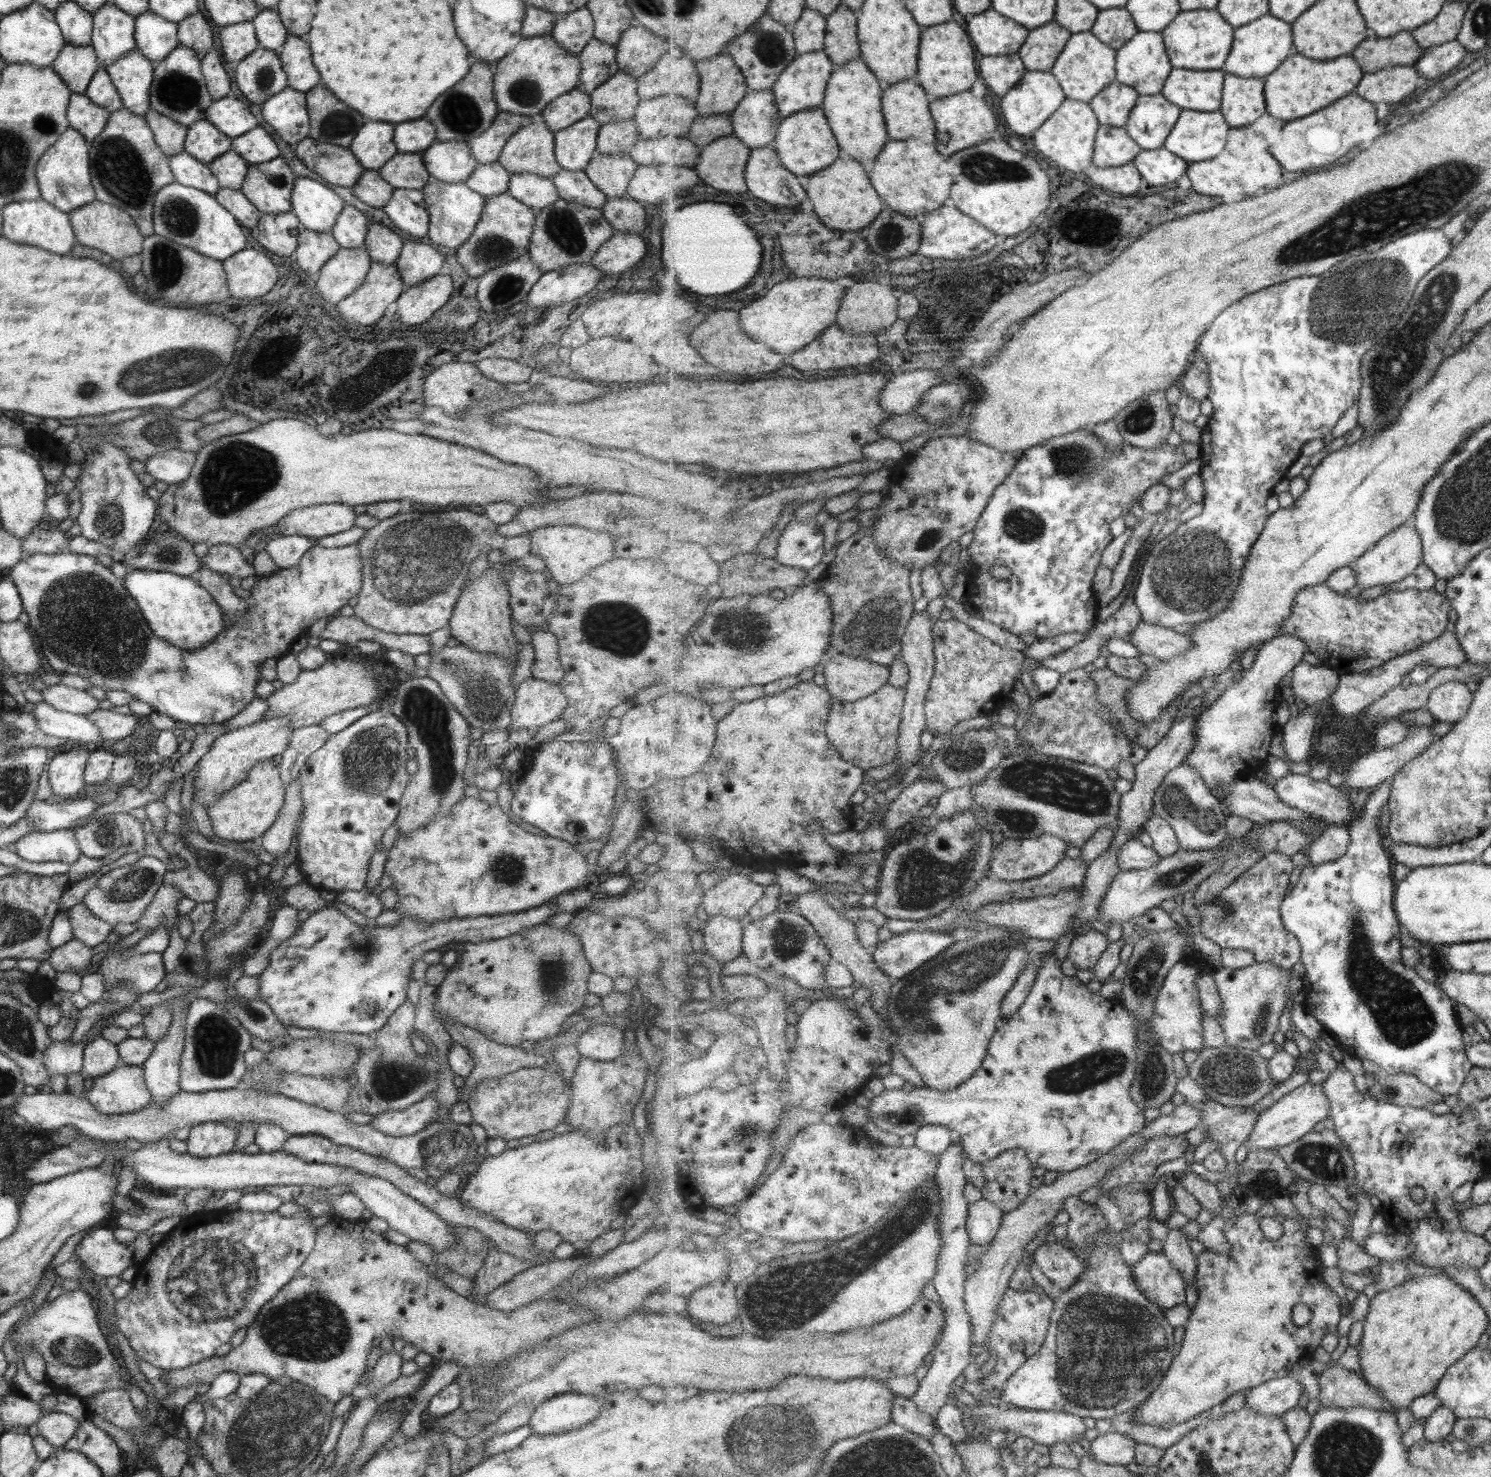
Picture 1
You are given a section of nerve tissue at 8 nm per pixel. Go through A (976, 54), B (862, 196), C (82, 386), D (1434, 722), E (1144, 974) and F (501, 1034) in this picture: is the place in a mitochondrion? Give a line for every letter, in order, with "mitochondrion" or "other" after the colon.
A: other
B: other
C: mitochondrion
D: other
E: mitochondrion
F: other

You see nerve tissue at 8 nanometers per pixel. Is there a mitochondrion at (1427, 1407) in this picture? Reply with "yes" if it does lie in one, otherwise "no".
no

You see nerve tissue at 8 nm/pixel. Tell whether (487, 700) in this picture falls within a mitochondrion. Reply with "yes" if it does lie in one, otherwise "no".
yes

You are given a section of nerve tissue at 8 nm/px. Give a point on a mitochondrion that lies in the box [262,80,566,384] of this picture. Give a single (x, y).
(461, 113)

